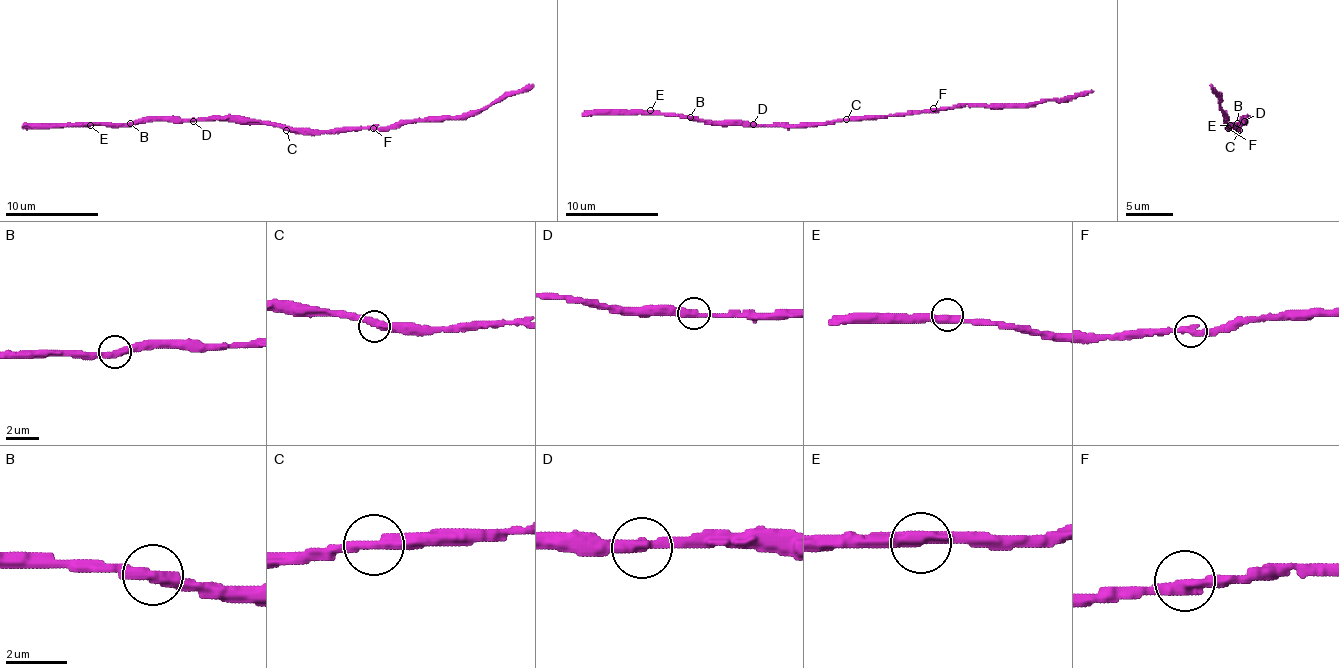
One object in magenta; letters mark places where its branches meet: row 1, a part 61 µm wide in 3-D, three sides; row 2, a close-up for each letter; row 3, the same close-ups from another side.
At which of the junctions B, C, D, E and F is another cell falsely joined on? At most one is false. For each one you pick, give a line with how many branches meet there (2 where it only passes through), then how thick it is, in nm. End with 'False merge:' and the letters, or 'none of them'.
False merge: none of them

